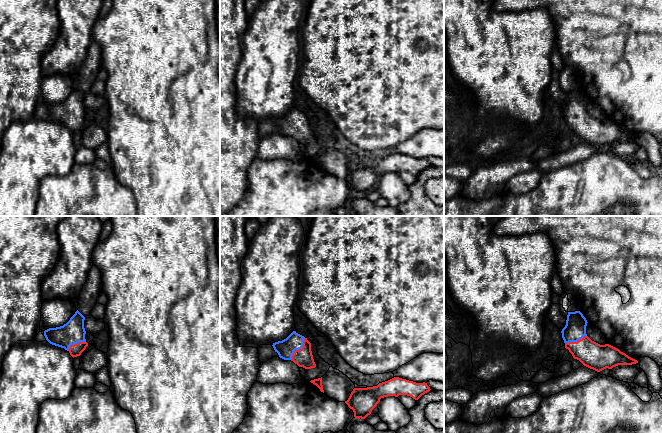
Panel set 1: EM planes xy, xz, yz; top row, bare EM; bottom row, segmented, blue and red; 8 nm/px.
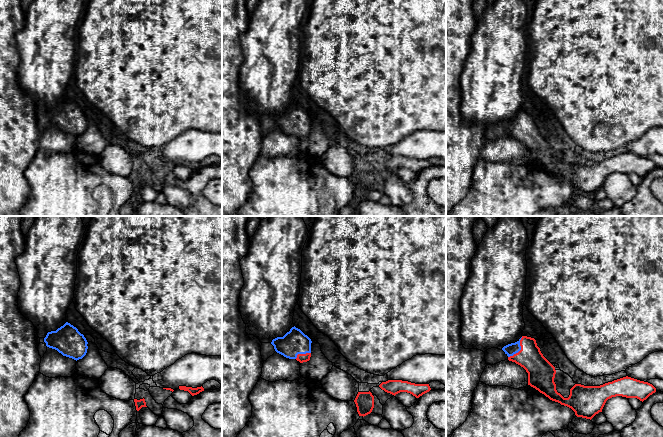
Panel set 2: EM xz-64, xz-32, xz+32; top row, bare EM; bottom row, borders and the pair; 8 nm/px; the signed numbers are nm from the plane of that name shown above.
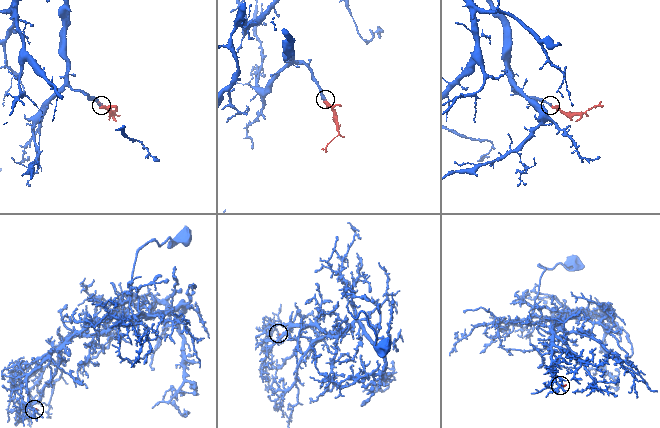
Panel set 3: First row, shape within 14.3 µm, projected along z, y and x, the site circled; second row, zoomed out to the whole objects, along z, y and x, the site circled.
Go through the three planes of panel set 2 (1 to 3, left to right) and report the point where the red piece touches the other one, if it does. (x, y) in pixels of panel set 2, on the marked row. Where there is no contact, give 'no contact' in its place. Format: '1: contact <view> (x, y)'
1: no contact
2: contact xz-32 (302, 353)
3: contact xz+32 (520, 349)

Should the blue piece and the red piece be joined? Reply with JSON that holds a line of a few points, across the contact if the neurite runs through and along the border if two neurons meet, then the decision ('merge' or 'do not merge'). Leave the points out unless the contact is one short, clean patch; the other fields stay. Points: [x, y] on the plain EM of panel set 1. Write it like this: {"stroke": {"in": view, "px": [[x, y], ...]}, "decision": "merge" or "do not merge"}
{"stroke": {"in": "xz", "px": [[285, 124], [298, 125], [303, 133]]}, "decision": "merge"}

